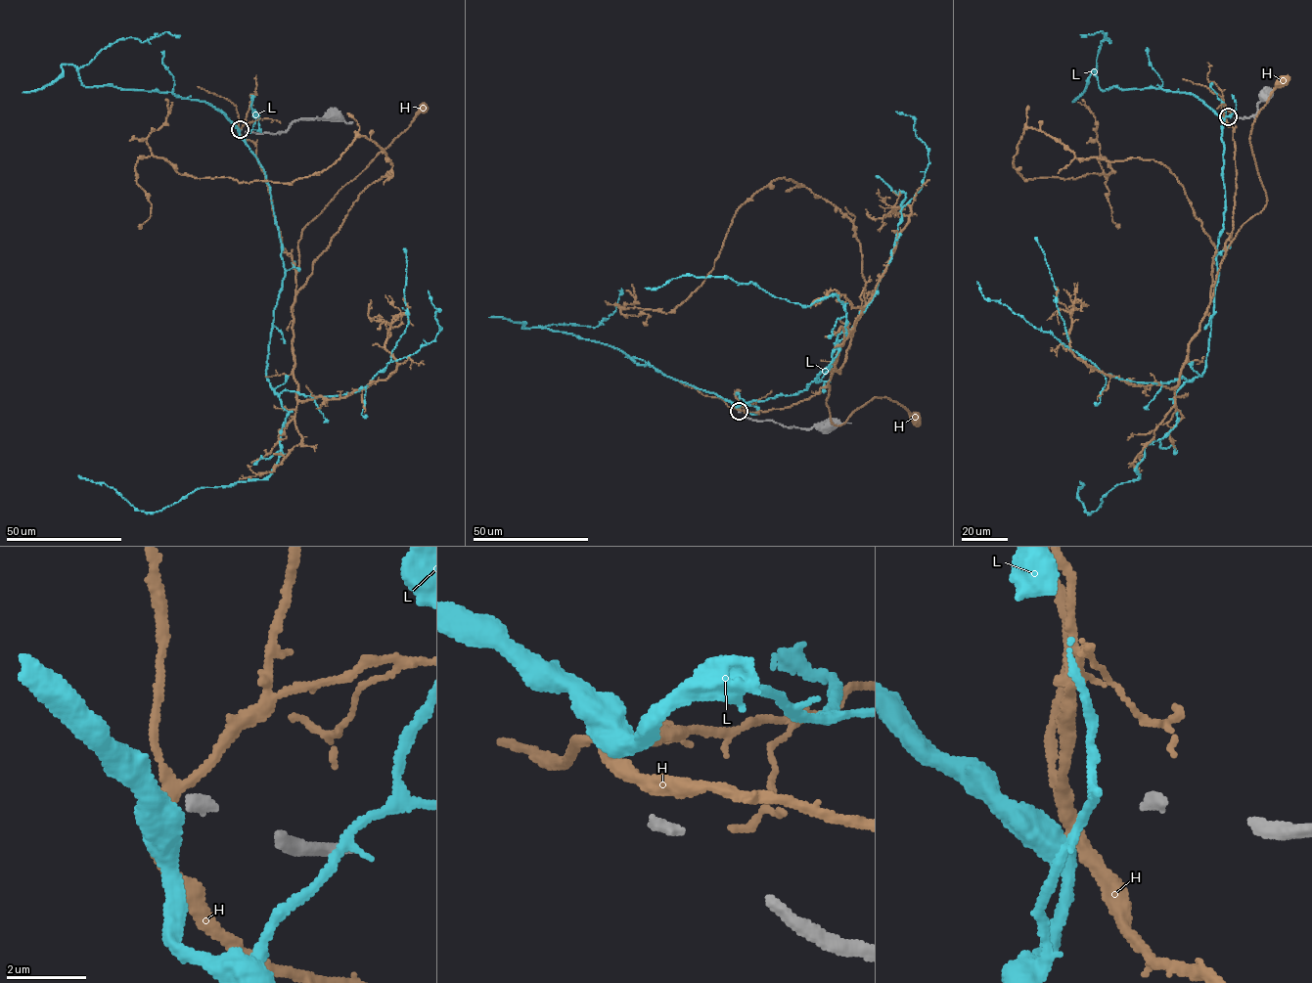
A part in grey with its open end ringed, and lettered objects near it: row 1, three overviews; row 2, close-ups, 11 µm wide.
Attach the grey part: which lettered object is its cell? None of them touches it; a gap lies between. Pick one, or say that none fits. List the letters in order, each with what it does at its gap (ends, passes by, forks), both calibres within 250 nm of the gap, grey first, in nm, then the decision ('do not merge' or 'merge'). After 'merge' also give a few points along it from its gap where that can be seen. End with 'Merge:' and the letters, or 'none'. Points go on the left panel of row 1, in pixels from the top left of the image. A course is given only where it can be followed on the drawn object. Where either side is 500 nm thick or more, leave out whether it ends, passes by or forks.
H: it passes by; 300 nm thick on the grey side, 360 nm on the other; do not merge
L: it passes by; 300 nm thick on the grey side, 480 nm on the other; do not merge
Merge: none

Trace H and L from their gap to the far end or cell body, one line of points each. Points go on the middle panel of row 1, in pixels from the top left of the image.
H: (738, 410), (784, 408), (829, 385), (826, 402), (834, 424), (843, 424), (876, 397), (897, 402), (916, 419)
L: (738, 408), (818, 380), (845, 333), (842, 301), (832, 295), (802, 305), (729, 277), (682, 275), (645, 288)

